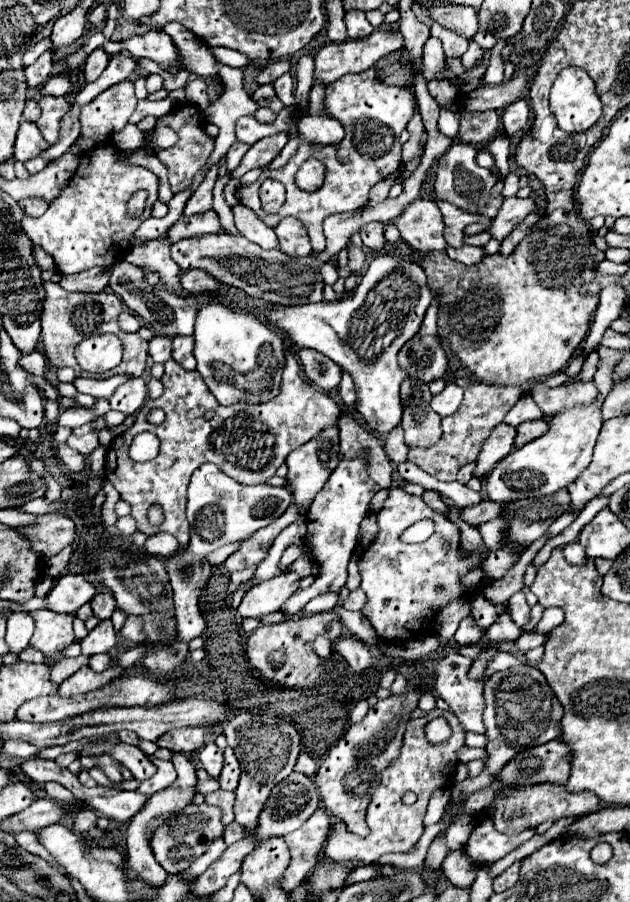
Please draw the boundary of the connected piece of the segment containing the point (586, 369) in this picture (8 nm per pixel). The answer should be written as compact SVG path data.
M594 350L588 355L588 358L582 367L582 370L578 374L577 380L581 382L592 381L593 376L597 370L598 362L599 354L597 350Z

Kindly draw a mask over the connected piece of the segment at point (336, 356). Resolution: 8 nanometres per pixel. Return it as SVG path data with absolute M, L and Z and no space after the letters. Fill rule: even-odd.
M384 252L376 254L370 262L366 274L362 276L360 284L352 292L352 296L340 300L340 302L316 302L316 304L304 304L304 306L272 306L268 308L268 320L272 324L278 324L280 330L288 332L288 336L298 344L300 348L312 348L334 360L342 370L350 372L356 386L356 410L364 416L364 420L370 424L372 430L386 434L392 428L396 428L402 420L402 400L400 400L400 384L404 376L408 376L404 370L398 368L396 354L398 350L418 334L420 324L424 320L426 308L432 302L432 290L428 288L426 274L418 262L406 260L398 254Z

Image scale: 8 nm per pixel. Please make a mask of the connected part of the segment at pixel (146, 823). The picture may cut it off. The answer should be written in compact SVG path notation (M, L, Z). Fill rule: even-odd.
M176 754L172 758L172 764L178 772L178 778L174 780L174 784L170 784L168 788L152 794L148 798L148 802L144 804L144 808L140 812L136 812L126 828L126 834L128 834L128 868L132 870L132 876L140 876L144 878L148 884L164 884L168 872L164 872L164 868L156 862L154 854L152 854L152 848L150 848L150 836L170 818L170 814L182 810L184 806L192 804L194 796L196 796L196 784L198 784L198 776L196 776L196 766L184 756L184 754Z

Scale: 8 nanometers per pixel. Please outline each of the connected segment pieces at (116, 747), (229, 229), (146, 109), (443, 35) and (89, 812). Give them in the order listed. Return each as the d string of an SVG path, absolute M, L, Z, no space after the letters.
M118 742L118 744L94 744L94 746L84 746L80 750L82 754L102 754L102 752L108 752L112 754L112 758L116 758L122 766L126 766L136 780L148 780L156 774L156 766L154 762L138 748L138 746L130 746L130 744L124 744L124 742Z
M230 172L216 182L216 186L213 188L213 210L218 214L225 232L231 235L238 235L239 231L235 226L232 210L223 197L224 184L228 180L230 180Z
M168 97L159 101L138 100L138 106L136 106L134 114L130 116L130 124L138 124L144 116L158 116L160 118L166 112L170 112L176 104Z
M432 22L430 26L430 34L440 38L442 40L442 46L444 46L444 54L450 58L460 58L464 52L466 52L466 38L450 32L450 30L444 30L440 24Z
M82 808L74 816L72 830L76 830L76 834L88 834L92 828L96 828L96 822L98 822L96 812L92 808Z

